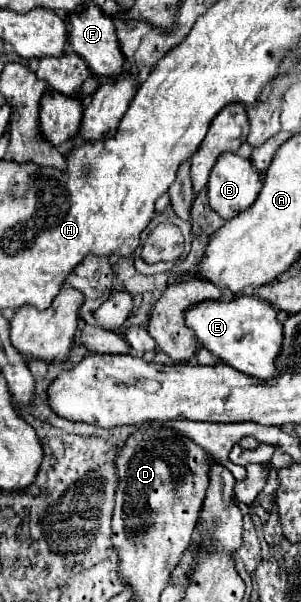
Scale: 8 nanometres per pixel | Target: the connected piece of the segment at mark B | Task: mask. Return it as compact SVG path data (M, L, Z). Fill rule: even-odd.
M225 153L217 159L209 183L209 203L223 219L249 209L261 191L261 175L249 159Z

